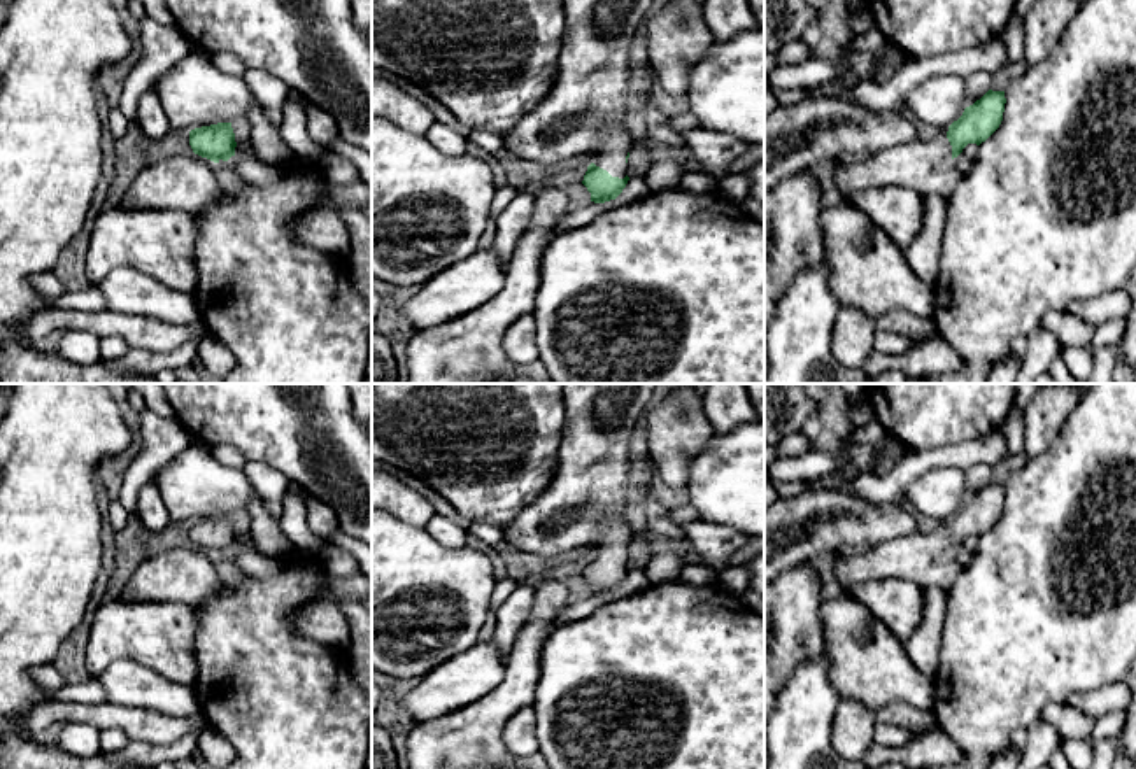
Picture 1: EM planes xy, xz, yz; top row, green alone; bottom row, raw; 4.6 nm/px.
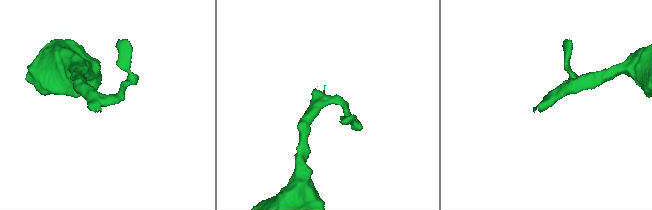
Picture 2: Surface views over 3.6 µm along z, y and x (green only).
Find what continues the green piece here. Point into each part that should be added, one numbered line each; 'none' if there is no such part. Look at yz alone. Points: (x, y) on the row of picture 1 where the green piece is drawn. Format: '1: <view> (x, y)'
1: yz (917, 165)

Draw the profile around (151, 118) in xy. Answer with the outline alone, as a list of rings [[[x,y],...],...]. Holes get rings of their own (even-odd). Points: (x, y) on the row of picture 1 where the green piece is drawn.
[[[153,88],[146,89],[138,100],[137,123],[156,142],[172,133],[172,126]]]

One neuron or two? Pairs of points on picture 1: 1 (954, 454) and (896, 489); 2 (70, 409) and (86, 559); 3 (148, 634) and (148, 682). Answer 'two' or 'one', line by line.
1: one
2: one
3: two

